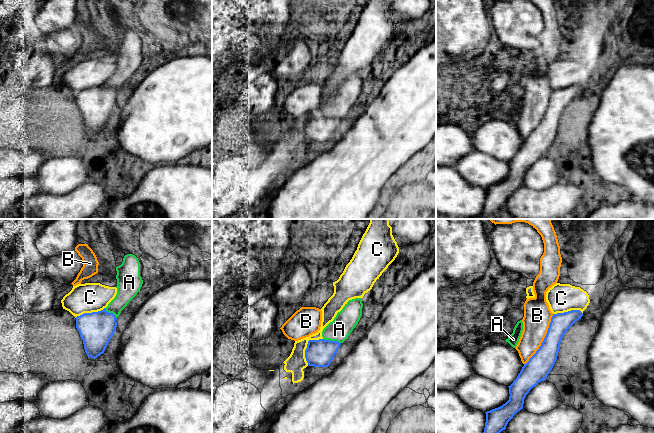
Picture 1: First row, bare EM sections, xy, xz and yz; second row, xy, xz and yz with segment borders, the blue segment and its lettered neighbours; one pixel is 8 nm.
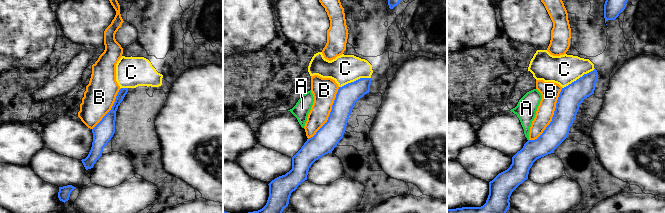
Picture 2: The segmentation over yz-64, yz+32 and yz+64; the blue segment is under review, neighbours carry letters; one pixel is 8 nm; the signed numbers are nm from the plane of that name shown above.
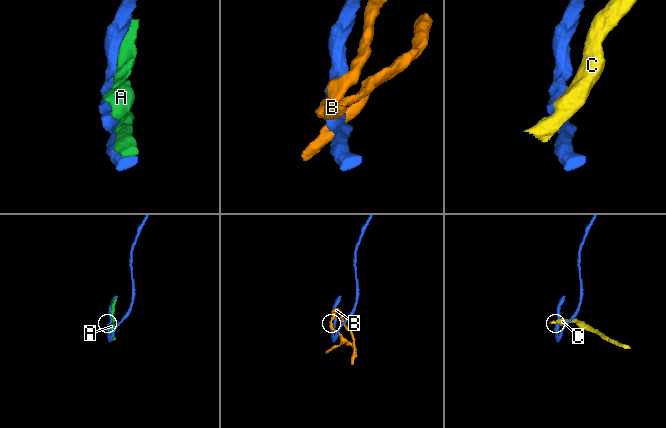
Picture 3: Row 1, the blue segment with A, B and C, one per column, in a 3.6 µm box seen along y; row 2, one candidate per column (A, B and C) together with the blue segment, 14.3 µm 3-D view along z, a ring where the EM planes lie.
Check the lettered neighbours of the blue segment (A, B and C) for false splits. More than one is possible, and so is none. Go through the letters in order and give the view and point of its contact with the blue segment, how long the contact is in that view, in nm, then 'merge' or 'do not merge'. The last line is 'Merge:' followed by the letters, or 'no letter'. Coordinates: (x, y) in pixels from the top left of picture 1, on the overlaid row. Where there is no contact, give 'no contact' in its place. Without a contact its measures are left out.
A: meets blue in xz at (332, 341); contact 150 nm long; do not merge
B: meets blue in yz at (544, 339); contact 480 nm long; do not merge
C: meets blue in xz at (307, 346); contact 240 nm long; do not merge
Merge: no letter

